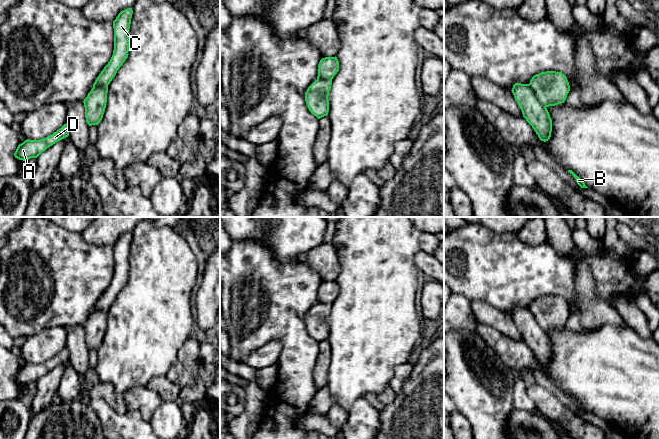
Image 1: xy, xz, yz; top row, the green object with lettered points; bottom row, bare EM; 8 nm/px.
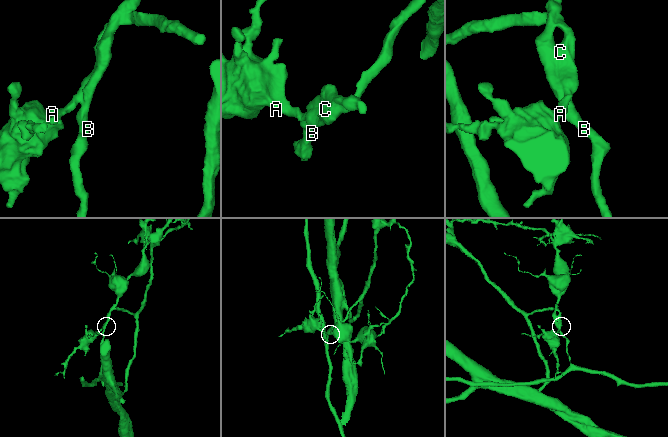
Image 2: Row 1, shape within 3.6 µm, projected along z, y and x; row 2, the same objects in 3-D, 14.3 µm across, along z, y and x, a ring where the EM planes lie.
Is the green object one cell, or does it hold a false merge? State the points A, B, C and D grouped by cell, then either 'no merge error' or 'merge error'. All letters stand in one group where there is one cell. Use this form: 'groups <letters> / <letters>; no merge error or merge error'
groups A C D / B; merge error

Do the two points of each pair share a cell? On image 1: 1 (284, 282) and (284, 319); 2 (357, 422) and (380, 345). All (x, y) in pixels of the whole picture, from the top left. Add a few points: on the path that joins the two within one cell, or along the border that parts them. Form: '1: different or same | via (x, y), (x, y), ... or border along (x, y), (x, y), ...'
1: same | via (284, 291), (284, 310)
2: different | border along (363, 396), (354, 402), (348, 413)

